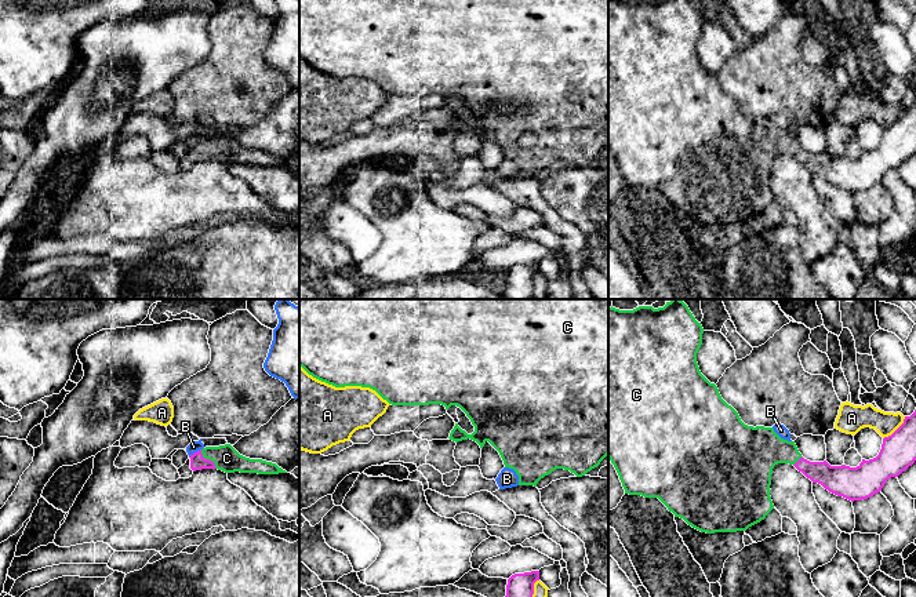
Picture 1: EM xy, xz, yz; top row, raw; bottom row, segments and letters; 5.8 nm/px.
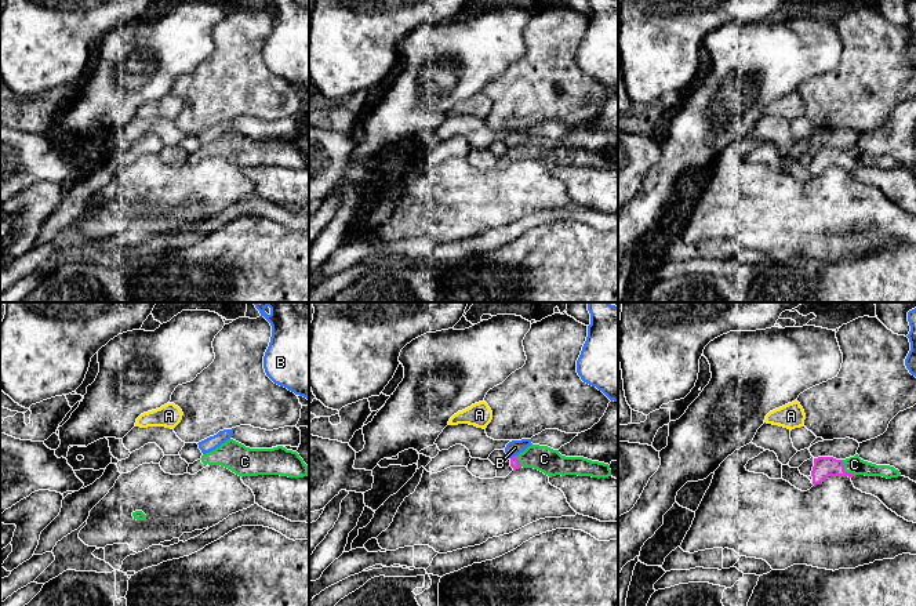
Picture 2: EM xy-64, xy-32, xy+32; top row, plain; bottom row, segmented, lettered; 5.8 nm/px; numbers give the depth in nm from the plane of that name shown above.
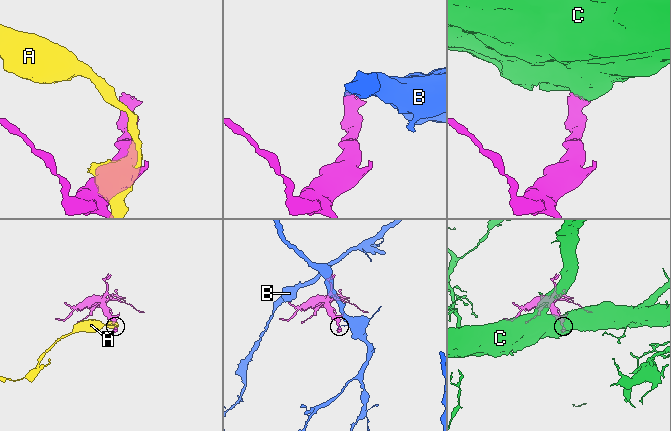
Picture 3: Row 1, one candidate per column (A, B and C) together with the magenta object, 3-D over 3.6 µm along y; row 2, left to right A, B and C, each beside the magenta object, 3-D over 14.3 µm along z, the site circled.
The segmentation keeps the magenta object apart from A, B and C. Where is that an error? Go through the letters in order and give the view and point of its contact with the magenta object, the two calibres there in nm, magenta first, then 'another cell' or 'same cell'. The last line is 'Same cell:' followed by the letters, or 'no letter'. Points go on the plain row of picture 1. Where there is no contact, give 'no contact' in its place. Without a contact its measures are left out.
A: meets magenta in yz at (897, 120); 200 nm thick on the magenta side, 140 nm on the other; another cell
B: meets magenta in xy at (195, 144); 90 nm thick on the magenta side, 70 nm on the other; another cell
C: meets magenta in xy at (208, 150); 90 nm thick on the magenta side, 150 nm on the other; same cell
Same cell: C

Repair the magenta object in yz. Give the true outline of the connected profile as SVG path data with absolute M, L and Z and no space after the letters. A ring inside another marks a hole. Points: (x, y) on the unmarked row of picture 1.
M608 0L608 150L614 156L625 185L641 186L644 189L658 189L675 208L683 210L693 219L706 223L737 223L746 222L749 218L760 214L774 200L770 176L773 160L778 154L793 156L813 174L821 175L829 183L843 188L851 193L862 192L880 183L886 172L891 168L898 168L916 152L916 101L910 108L905 108L904 114L888 128L883 130L882 141L873 150L865 152L857 157L850 159L846 156L830 157L826 152L810 153L802 148L795 132L781 130L773 119L748 117L745 116L738 103L728 97L720 87L715 74L710 74L699 62L697 54L697 44L702 36L704 19L695 11L690 0L633 0L619 1Z

